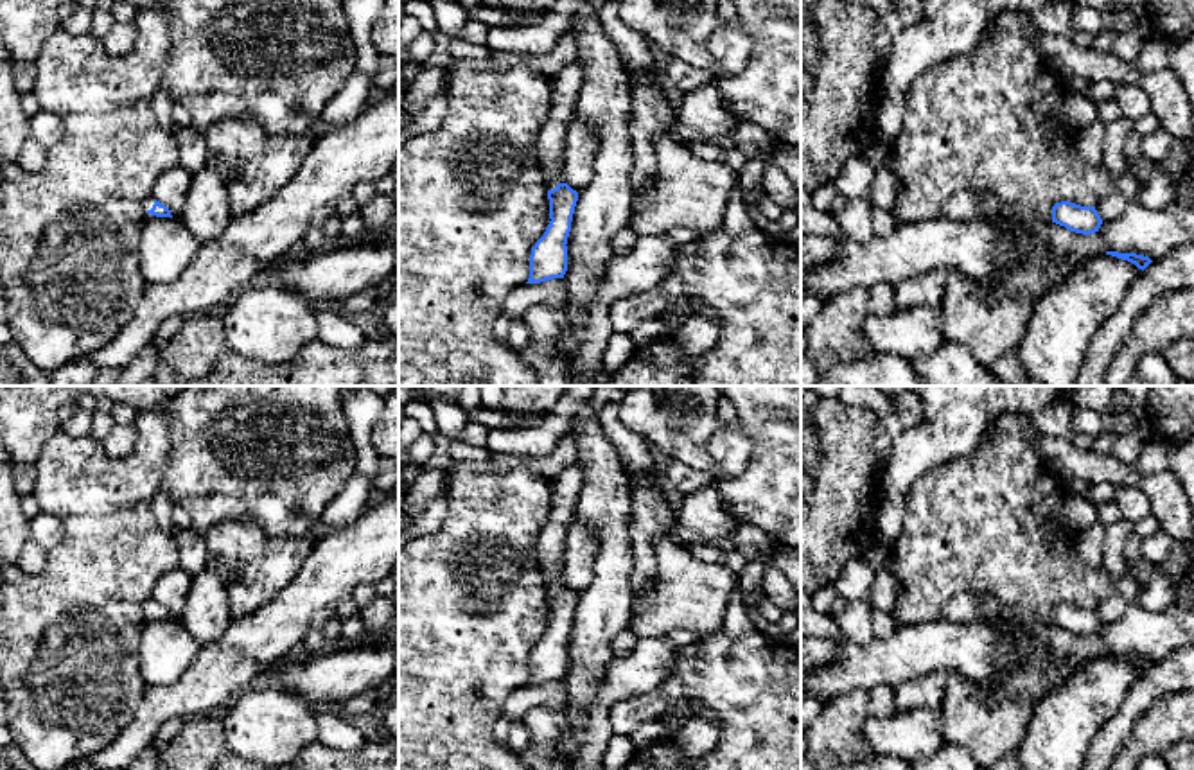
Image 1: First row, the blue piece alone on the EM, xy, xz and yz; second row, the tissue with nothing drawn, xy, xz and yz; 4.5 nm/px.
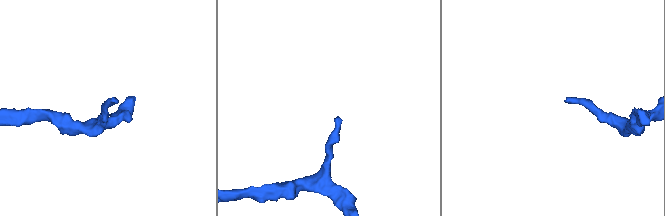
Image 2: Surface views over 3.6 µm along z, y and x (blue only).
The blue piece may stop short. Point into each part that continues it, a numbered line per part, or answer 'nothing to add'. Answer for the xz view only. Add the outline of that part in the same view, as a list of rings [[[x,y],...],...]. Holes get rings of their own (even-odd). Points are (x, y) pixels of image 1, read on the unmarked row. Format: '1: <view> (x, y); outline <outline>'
1: xz (552, 539); outline [[[575,461],[553,483],[551,512],[537,538],[537,560],[548,592],[564,585],[566,537],[575,521],[576,495],[582,486],[582,465]]]

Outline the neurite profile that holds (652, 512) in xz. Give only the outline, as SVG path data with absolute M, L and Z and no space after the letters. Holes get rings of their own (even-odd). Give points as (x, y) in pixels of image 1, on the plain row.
M628 472L627 476L632 495L628 535L634 551L634 567L630 583L634 594L641 596L655 583L655 542L668 537L668 529L673 524L673 504L664 486L636 479Z

